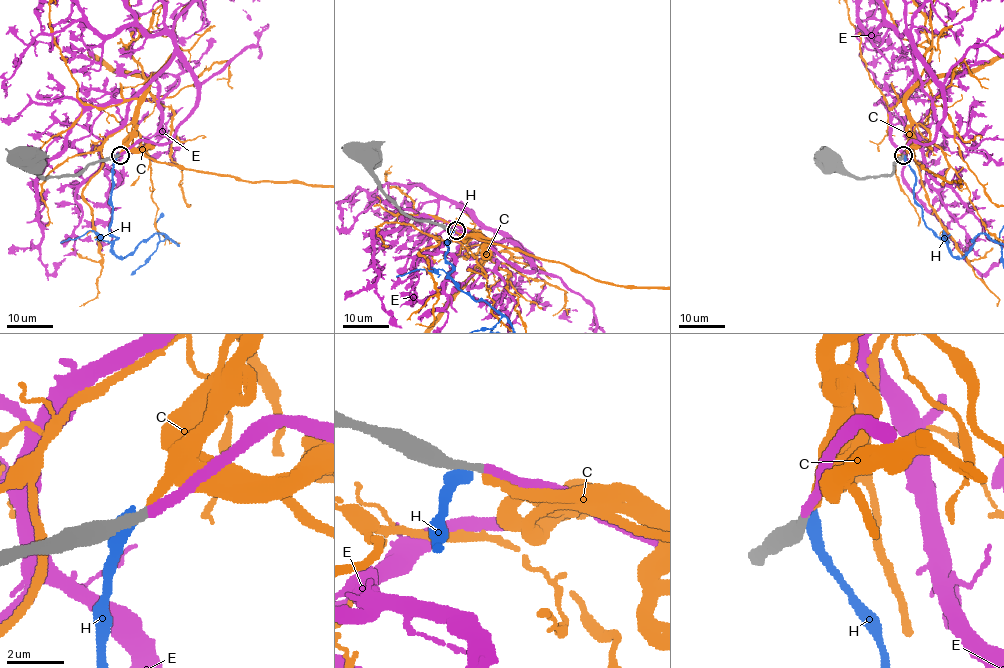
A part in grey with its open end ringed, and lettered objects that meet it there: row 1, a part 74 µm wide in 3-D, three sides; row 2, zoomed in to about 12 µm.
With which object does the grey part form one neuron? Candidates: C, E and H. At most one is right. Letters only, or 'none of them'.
E

